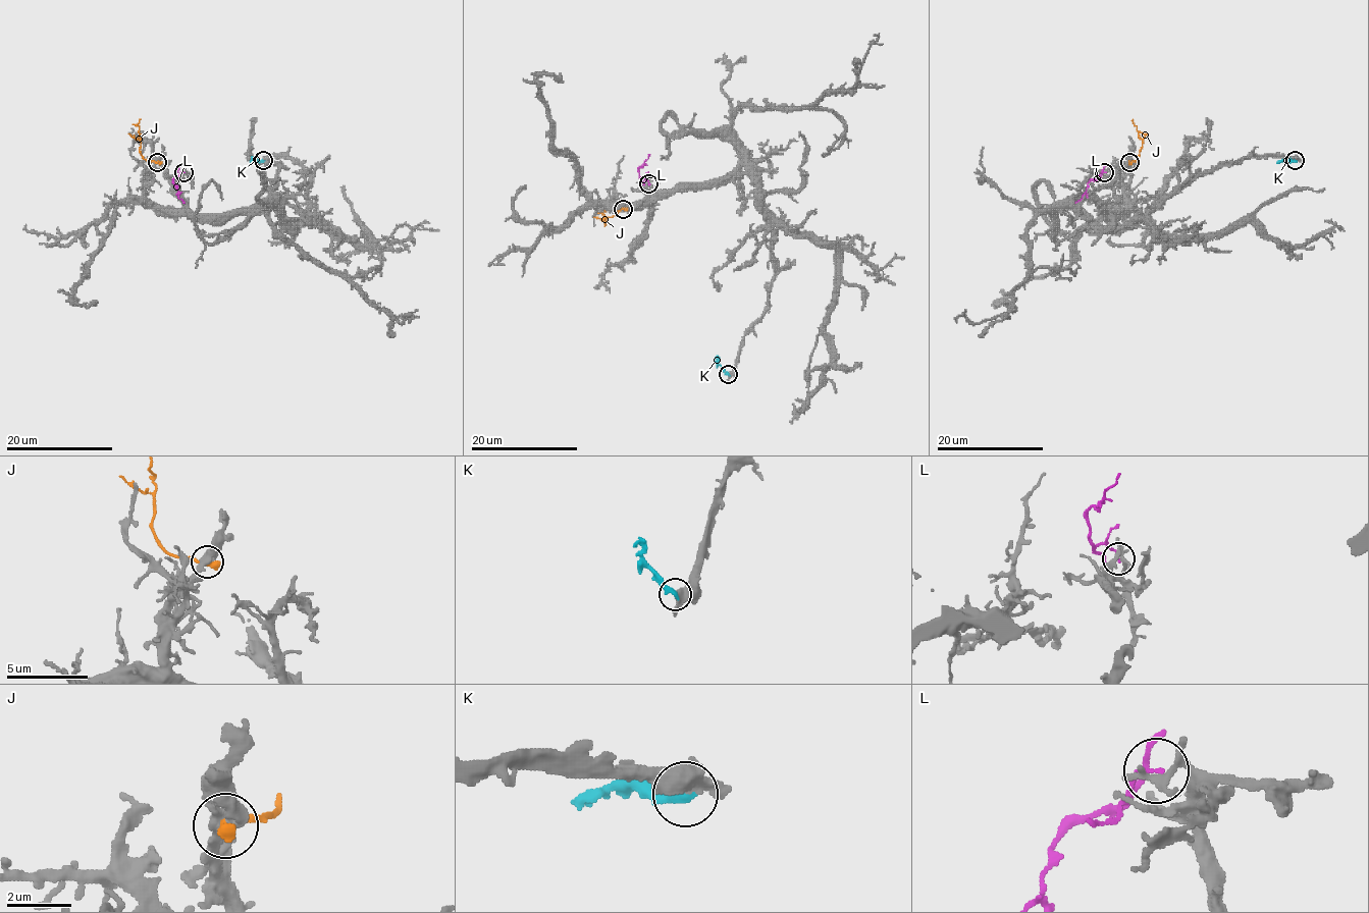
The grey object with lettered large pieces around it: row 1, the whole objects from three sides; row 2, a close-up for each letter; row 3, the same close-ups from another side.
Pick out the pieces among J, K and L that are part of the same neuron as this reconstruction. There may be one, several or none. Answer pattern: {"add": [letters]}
{"add": ["K"]}

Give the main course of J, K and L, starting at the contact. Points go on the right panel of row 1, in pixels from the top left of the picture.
J: (1129, 161), (1138, 159), (1145, 135), (1137, 129), (1133, 119)
K: (1295, 160), (1276, 163)
L: (1105, 172), (1089, 182), (1082, 198), (1075, 203)

